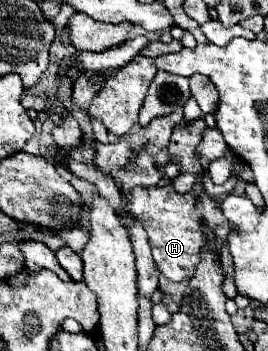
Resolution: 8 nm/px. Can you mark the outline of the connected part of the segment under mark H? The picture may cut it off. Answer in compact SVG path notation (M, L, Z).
M171 184L151 186L151 188L137 186L129 194L127 212L135 220L139 220L139 224L145 228L157 268L161 270L161 274L165 278L169 278L173 282L183 282L183 280L193 278L195 268L201 258L201 250L207 244L207 236L203 230L205 226L211 228L215 234L217 262L221 260L223 244L227 244L229 234L235 232L235 226L231 226L227 222L227 218L223 218L221 202L217 196L211 196L207 192L197 192L197 190L189 190L185 194L179 194L179 192L175 192L175 188Z

